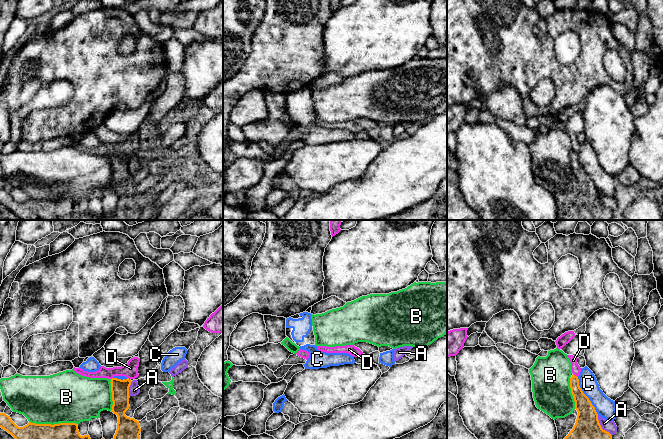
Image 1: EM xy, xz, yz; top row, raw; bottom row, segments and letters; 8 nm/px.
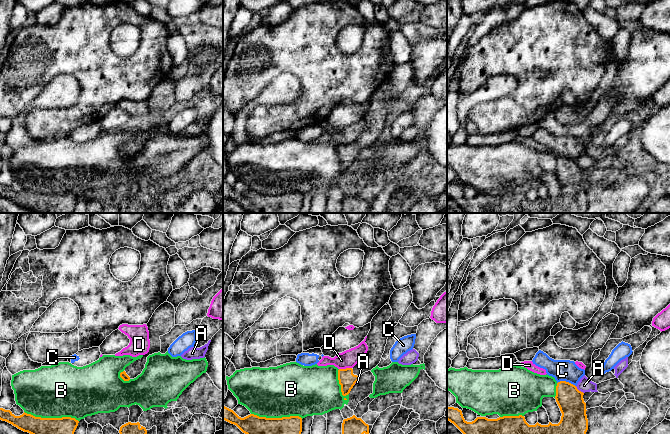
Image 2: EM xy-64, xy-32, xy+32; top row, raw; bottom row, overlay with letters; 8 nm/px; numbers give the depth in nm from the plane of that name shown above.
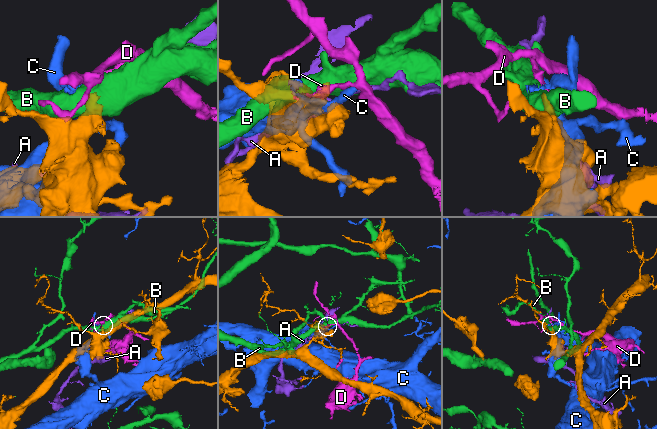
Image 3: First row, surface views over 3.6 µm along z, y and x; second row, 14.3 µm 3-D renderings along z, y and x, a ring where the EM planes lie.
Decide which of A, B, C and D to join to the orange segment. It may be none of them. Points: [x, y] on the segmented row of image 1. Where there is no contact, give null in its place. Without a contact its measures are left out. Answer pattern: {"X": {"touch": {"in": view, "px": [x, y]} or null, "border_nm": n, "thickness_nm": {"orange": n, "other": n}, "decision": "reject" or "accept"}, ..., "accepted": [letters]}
{"A": {"touch": {"in": "yz", "px": [600, 426]}, "border_nm": 200, "thickness_nm": {"orange": 200, "other": 90}, "decision": "reject"}, "B": {"touch": {"in": "xy", "px": [54, 424]}, "border_nm": 380, "thickness_nm": {"orange": 130, "other": 420}, "decision": "reject"}, "C": {"touch": {"in": "yz", "px": [586, 396]}, "border_nm": 340, "thickness_nm": {"orange": 200, "other": 160}, "decision": "reject"}, "D": {"touch": {"in": "yz", "px": [574, 375]}, "border_nm": 50, "thickness_nm": {"orange": 130, "other": 70}, "decision": "reject"}, "accepted": []}

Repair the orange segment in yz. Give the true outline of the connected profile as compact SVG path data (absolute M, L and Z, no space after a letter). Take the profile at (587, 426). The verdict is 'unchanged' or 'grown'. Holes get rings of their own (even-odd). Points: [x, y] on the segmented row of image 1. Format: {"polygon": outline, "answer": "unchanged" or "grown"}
{"polygon": "M574 374L570 378L570 388L578 415L573 429L564 439L612 439L612 435L602 429L595 407L583 393Z", "answer": "unchanged"}

